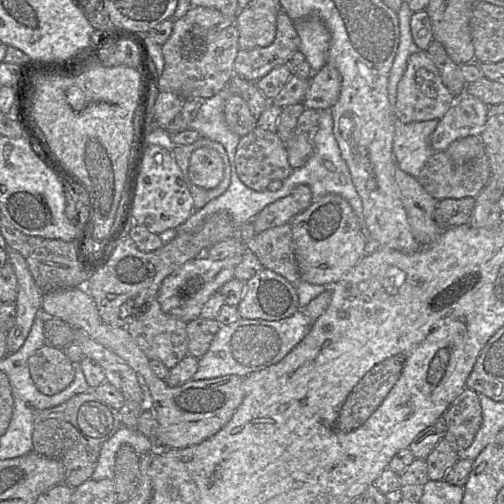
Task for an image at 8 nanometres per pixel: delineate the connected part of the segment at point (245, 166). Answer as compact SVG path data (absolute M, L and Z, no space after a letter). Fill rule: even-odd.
M258 126L240 138L236 149L235 164L240 180L256 191L268 189L268 185L274 180L285 180L293 170L288 162L286 145L276 131L264 130Z

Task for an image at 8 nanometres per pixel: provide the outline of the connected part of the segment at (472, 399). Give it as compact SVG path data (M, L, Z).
M465 388L444 413L447 430L445 437L457 451L467 449L482 423L482 409L479 394Z

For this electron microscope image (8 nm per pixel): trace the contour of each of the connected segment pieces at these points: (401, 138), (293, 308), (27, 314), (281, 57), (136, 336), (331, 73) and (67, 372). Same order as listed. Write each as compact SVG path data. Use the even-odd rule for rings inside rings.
M396 119L393 141L393 156L396 166L406 174L418 178L429 158L435 153L430 146L430 137L440 120L403 123Z
M263 268L246 282L244 294L236 307L244 319L281 320L299 310L298 295L287 279Z
M8 246L5 250L17 278L16 318L7 332L7 350L10 354L18 351L25 342L36 313L41 309L44 293L35 283L23 256Z
M281 10L277 15L274 41L267 47L239 50L233 64L234 75L256 82L273 68L283 65L299 50L294 22Z
M157 298L150 300L136 316L130 319L126 329L149 360L157 359L168 369L173 368L188 354L186 323L164 313Z
M325 64L309 78L309 88L304 95L302 104L315 110L331 109L339 99L341 76L337 68Z
M44 345L28 359L31 378L37 389L48 396L58 394L73 381L75 365L63 349Z

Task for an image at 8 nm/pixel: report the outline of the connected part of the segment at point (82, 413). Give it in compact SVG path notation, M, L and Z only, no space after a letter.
M93 389L72 396L66 402L37 412L34 419L32 434L33 451L46 457L60 461L65 468L64 481L66 485L76 488L91 479L96 468L102 445L109 440L121 427L120 413L115 408L100 400Z

